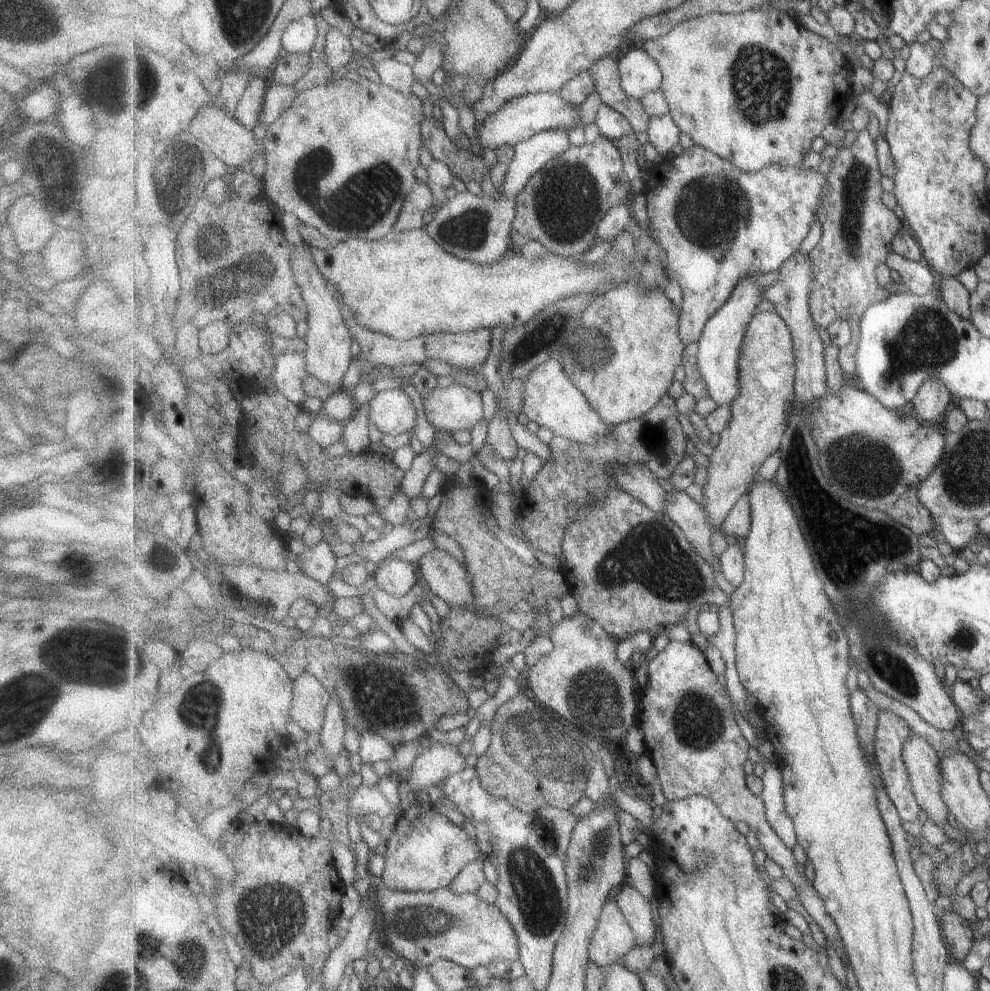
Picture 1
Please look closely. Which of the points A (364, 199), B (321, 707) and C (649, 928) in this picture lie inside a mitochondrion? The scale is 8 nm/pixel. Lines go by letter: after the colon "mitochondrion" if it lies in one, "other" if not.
A: mitochondrion
B: other
C: other

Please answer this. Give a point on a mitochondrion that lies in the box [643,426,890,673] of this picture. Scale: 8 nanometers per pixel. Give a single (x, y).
(798, 466)

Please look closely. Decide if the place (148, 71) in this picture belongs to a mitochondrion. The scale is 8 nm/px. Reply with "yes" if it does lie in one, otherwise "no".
yes

